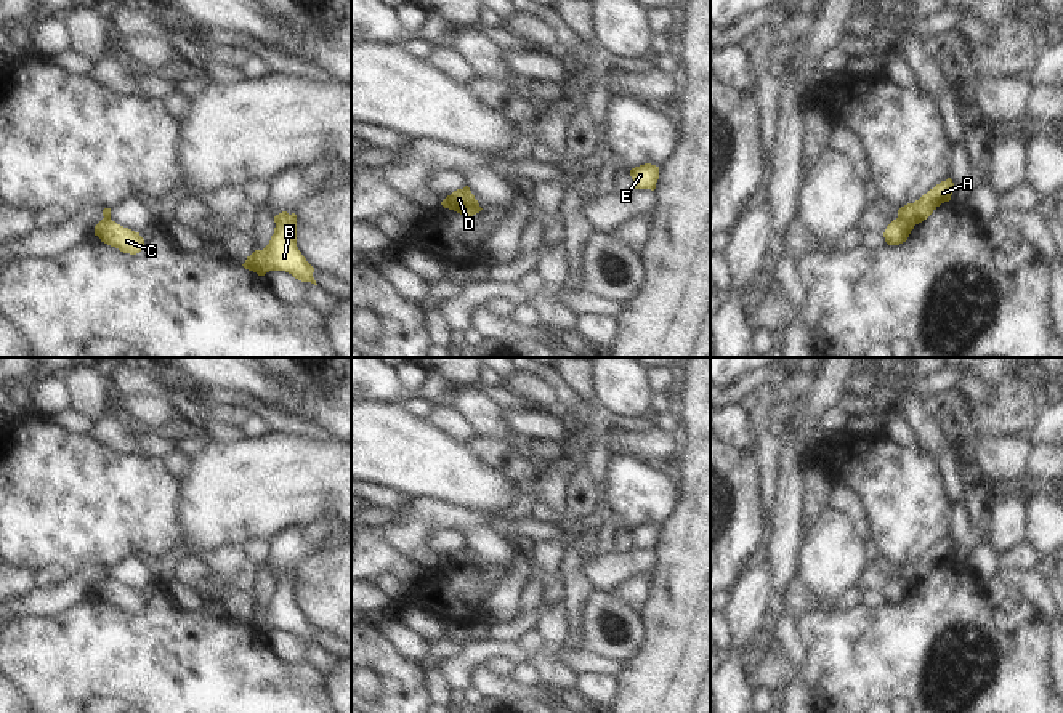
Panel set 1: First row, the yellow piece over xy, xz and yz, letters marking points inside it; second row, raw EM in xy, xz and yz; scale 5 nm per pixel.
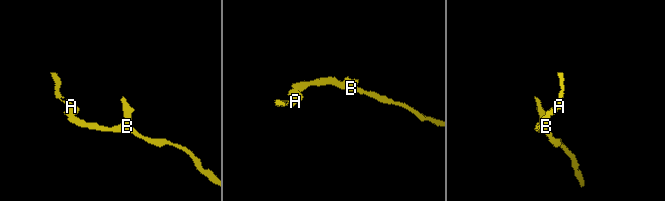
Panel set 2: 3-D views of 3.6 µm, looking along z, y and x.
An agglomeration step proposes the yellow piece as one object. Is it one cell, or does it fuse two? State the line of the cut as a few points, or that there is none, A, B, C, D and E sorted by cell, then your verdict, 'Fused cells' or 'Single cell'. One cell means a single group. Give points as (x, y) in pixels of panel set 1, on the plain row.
Split along yz (898, 576), (914, 584). Groups: A D / B C E. Fused cells

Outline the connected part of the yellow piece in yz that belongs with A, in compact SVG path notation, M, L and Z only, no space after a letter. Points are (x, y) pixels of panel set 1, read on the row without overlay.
M951 537L941 540L914 562L907 562L898 569L898 577L914 585L927 578L941 562L949 561L954 542Z

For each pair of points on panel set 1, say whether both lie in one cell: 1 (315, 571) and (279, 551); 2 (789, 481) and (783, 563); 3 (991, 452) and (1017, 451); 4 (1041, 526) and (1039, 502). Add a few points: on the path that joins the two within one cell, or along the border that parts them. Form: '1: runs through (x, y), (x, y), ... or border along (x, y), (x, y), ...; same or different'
1: border along (308, 551), (294, 571); different
2: runs through (789, 502), (783, 542); same
3: runs through (998, 452), (1010, 452); same
4: runs through (1041, 519), (1039, 508); same

